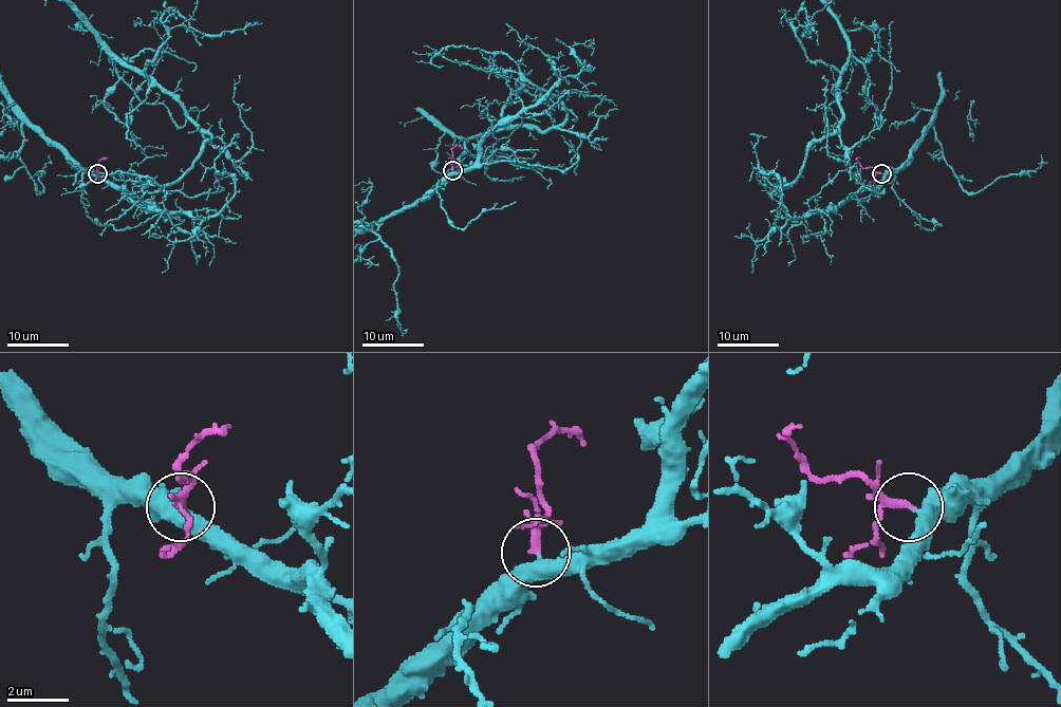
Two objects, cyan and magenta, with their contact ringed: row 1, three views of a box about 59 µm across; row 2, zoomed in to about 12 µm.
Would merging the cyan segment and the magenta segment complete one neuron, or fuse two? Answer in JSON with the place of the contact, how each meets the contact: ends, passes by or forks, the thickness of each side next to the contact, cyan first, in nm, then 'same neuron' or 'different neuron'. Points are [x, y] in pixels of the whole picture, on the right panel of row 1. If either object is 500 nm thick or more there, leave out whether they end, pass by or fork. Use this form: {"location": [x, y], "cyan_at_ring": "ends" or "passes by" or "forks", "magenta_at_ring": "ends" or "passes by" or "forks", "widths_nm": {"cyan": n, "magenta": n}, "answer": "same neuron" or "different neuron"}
{"location": [881, 173], "cyan_at_ring": "passes by", "magenta_at_ring": "forks", "widths_nm": {"cyan": 320, "magenta": 180}, "answer": "same neuron"}

